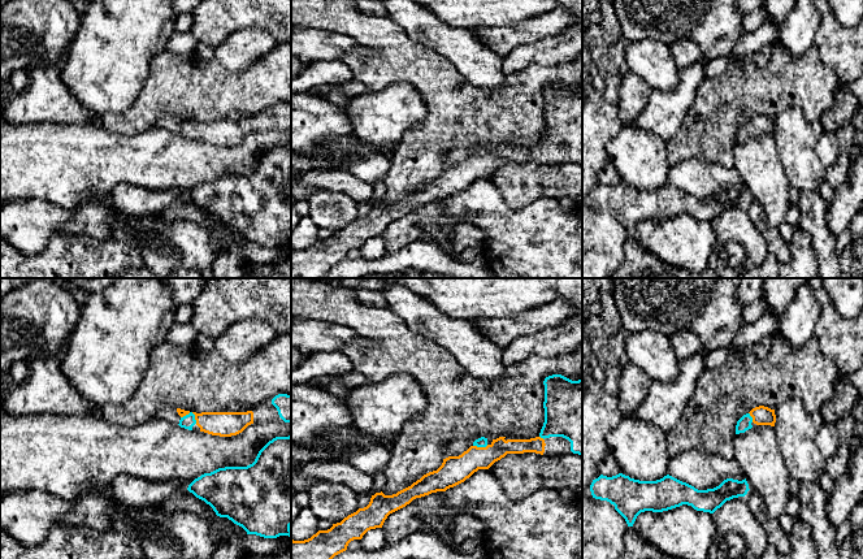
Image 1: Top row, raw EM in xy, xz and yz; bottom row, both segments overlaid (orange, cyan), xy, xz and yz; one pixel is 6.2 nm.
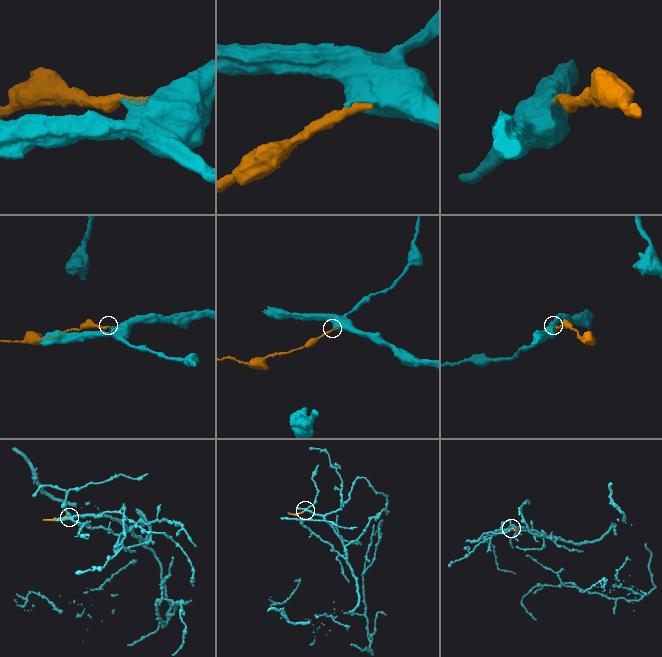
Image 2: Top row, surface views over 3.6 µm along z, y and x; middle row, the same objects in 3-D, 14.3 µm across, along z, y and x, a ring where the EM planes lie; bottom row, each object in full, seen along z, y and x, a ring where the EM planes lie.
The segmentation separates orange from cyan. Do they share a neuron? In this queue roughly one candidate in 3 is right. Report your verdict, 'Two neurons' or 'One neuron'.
One neuron

